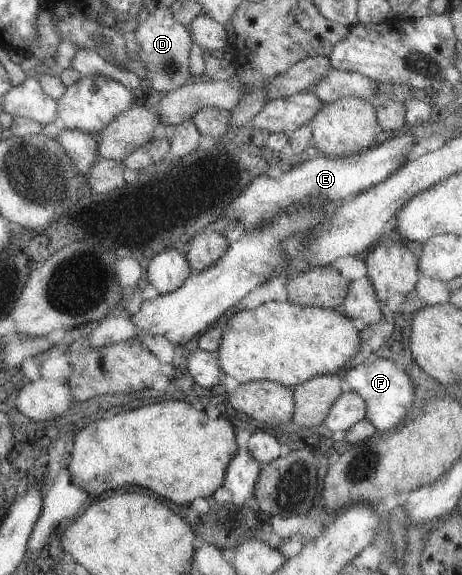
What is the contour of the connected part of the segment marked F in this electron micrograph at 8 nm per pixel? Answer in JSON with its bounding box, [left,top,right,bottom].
[344,358,415,432]

